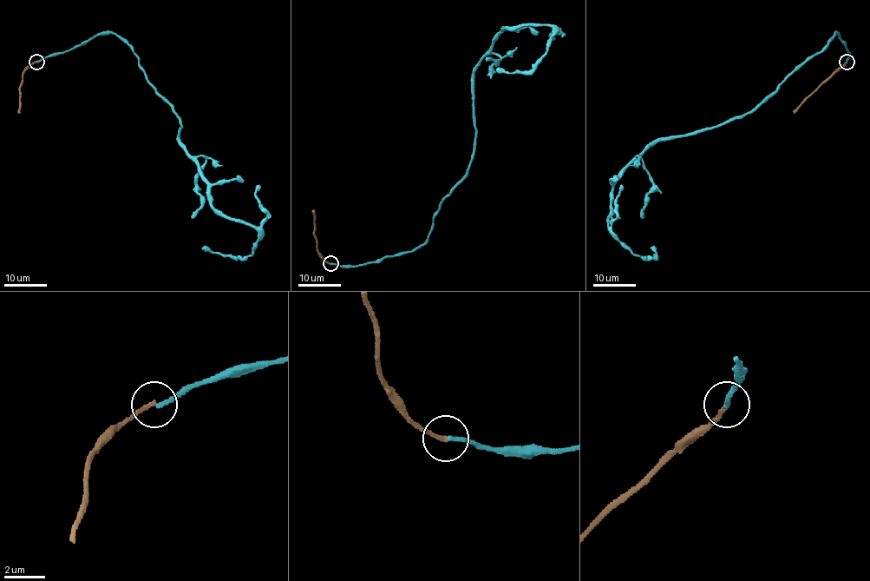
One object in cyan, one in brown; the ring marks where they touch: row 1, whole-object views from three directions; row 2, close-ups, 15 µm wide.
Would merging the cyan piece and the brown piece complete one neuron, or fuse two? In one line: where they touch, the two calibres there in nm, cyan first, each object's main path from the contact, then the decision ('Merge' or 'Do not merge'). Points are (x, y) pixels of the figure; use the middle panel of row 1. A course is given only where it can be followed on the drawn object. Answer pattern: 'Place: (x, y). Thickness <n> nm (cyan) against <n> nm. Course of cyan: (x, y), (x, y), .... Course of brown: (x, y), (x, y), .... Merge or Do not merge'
Place: (330, 263). Thickness 200 nm (cyan) against 220 nm. Course of cyan: (331, 264), (378, 262), (427, 240), (473, 157), (480, 58), (506, 28), (552, 27), (536, 65), (496, 69). Course of brown: (330, 264), (317, 249), (312, 210). Do not merge

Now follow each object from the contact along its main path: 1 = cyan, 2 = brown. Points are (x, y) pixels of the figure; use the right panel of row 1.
1: (847, 62), (837, 33), (751, 110), (653, 141), (617, 180), (608, 216), (633, 253), (648, 259), (652, 247)
2: (847, 62), (794, 113)

